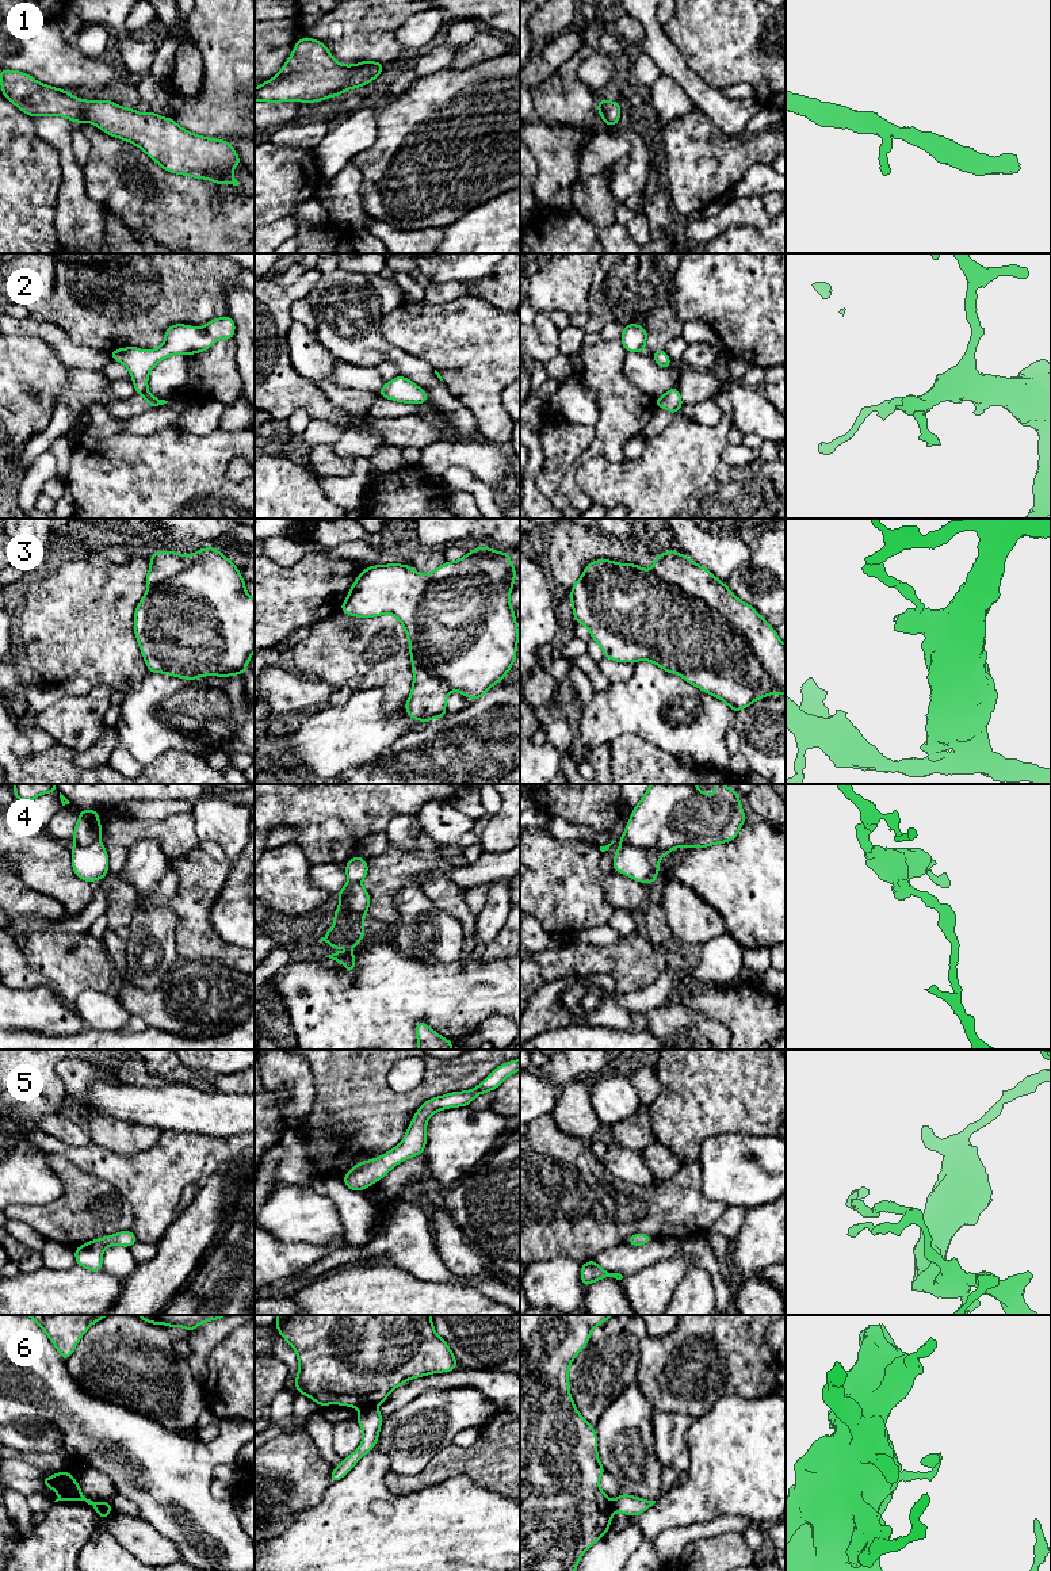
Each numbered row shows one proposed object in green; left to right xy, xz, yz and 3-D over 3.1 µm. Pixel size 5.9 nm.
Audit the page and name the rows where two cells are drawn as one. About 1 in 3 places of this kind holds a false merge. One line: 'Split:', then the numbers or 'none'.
Split: 3, 4, 6

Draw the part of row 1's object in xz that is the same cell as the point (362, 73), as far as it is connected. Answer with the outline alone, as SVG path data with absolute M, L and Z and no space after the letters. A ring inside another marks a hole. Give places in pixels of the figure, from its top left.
M303 37L295 45L280 72L255 88L255 100L306 104L339 96L378 77L385 64L362 61L341 65L329 53L326 45Z

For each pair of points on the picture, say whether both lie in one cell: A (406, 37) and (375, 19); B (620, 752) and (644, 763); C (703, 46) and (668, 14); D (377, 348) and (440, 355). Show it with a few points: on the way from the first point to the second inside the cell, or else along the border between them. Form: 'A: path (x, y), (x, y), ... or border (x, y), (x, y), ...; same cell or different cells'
A: border (415, 14), (396, 33), (396, 39), (405, 49); different cells
B: path (626, 752), (633, 759), (638, 759); same cell
C: border (675, 14), (664, 26); different cells
D: border (381, 328), (390, 343), (423, 358), (431, 366); different cells

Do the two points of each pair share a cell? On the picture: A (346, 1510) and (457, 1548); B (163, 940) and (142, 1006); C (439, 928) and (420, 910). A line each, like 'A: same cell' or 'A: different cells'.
A: same cell
B: different cells
C: same cell

